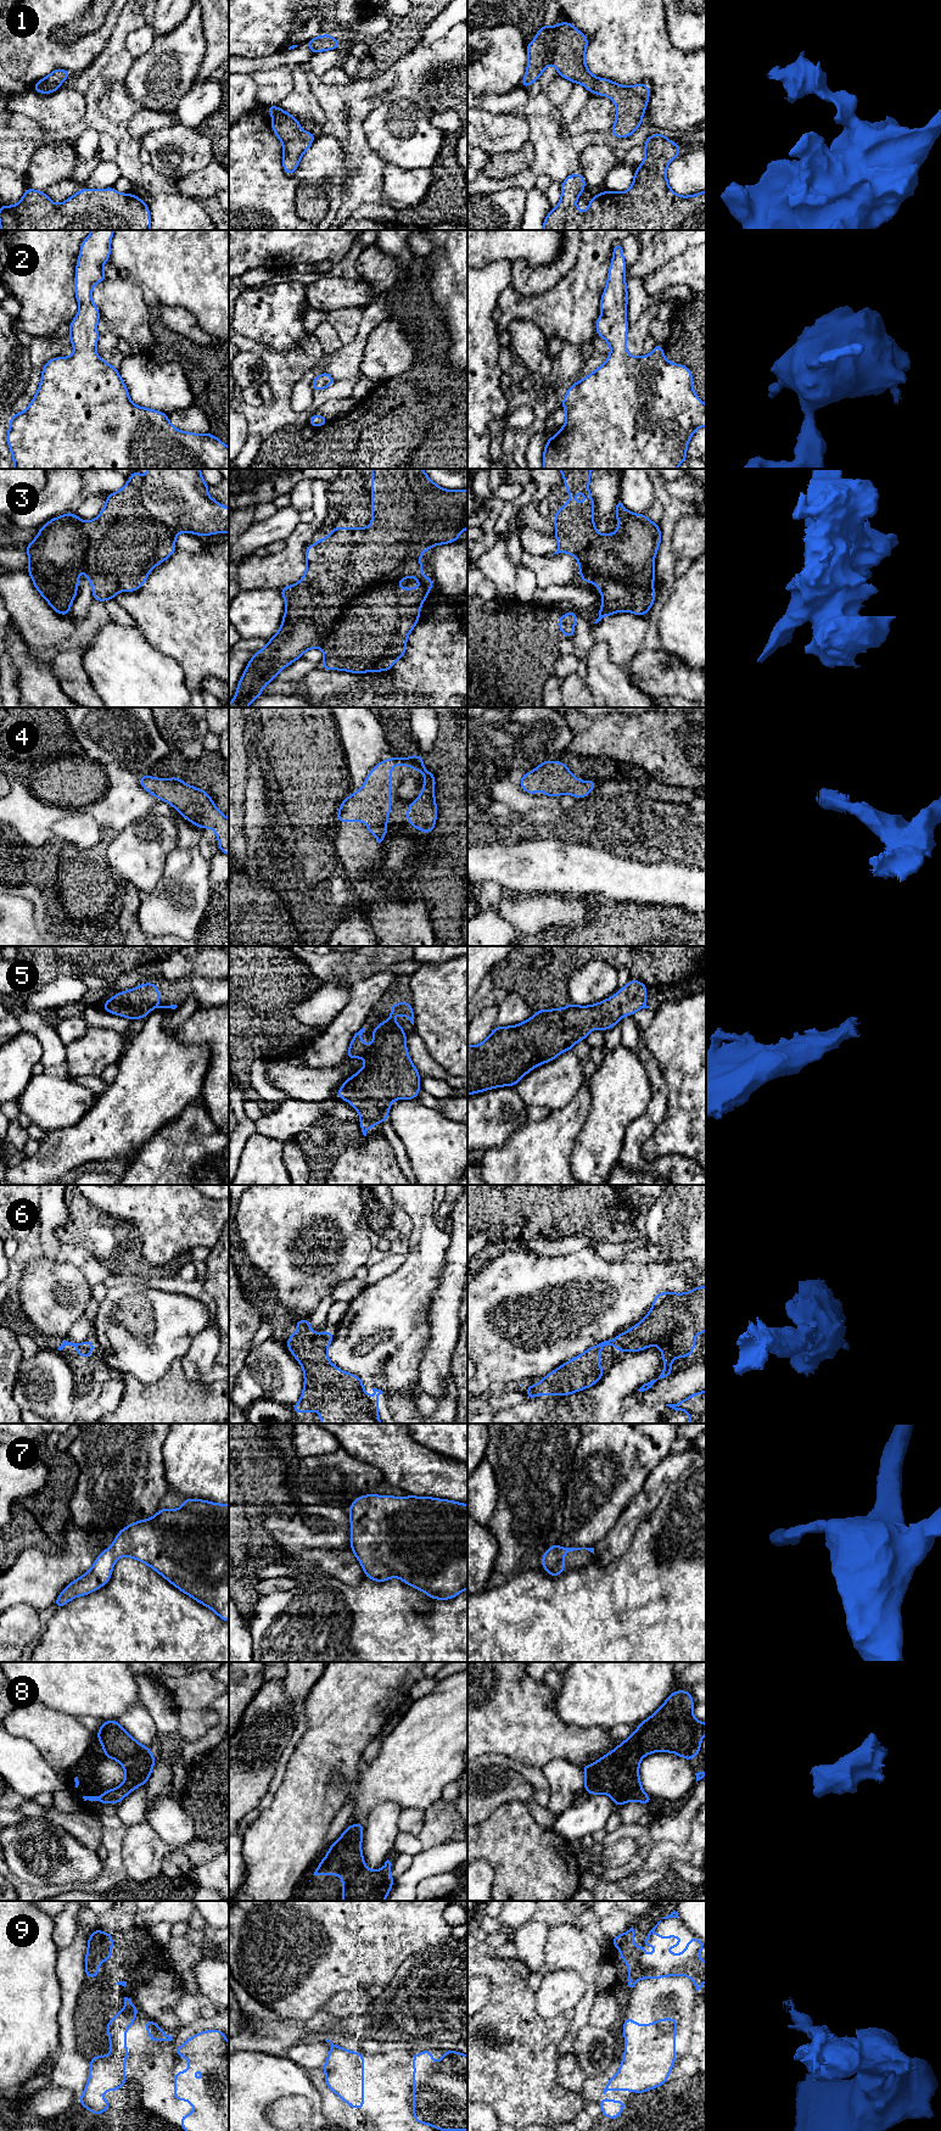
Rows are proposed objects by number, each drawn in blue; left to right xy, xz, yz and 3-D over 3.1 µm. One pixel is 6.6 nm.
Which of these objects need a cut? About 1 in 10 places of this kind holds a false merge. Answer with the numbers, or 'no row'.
no row

